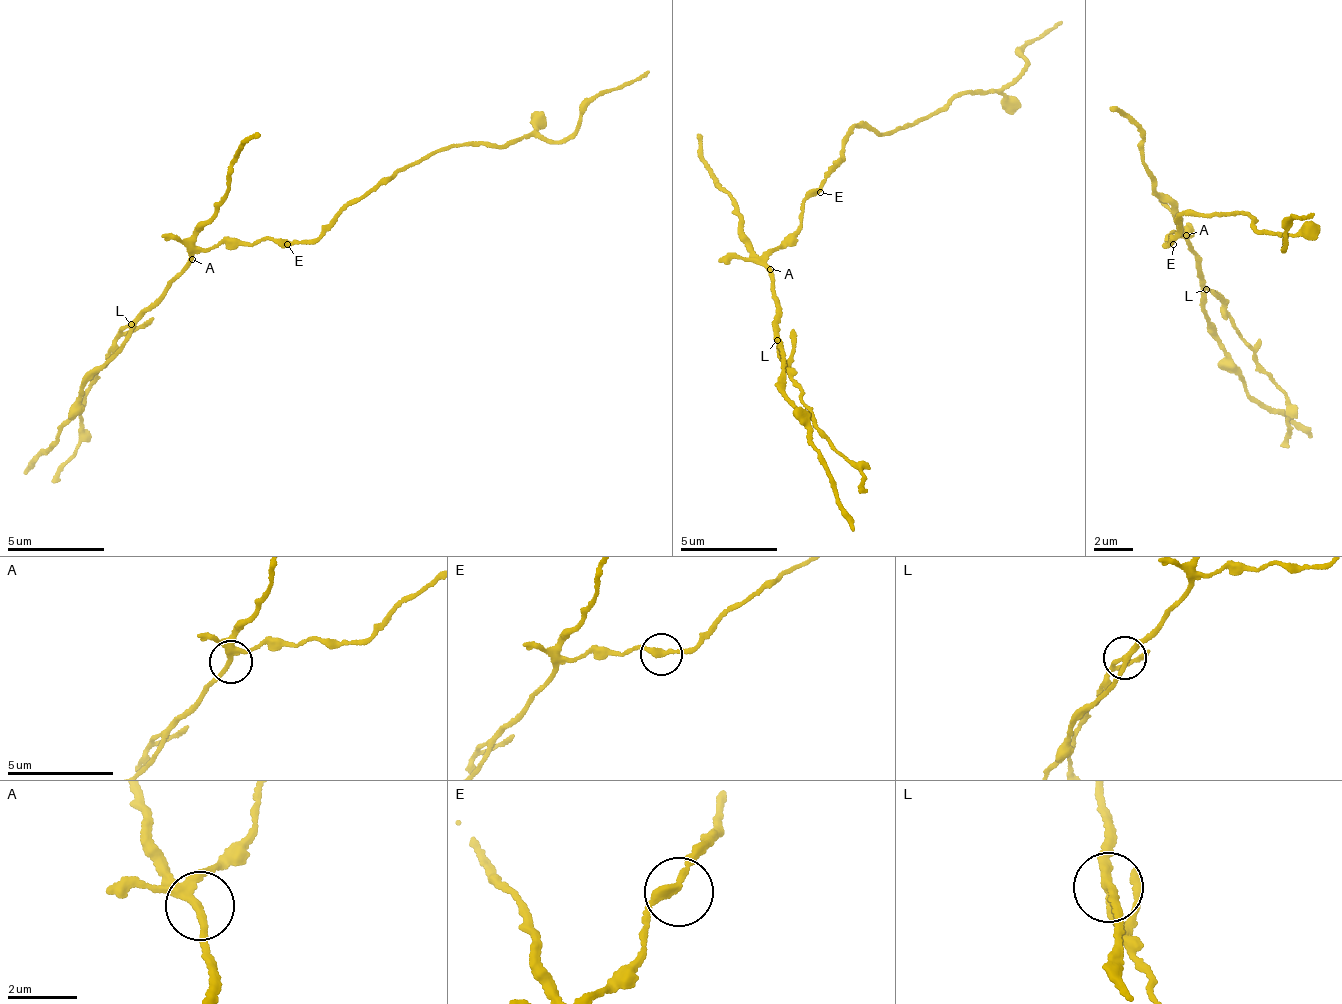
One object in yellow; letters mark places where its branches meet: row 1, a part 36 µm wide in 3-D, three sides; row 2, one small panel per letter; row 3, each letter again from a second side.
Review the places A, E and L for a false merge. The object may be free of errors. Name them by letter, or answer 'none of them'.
L

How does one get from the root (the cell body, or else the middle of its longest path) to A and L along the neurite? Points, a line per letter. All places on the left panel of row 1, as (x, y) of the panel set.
A: (290, 241), (260, 238), (253, 242), (227, 241), (208, 247), (192, 259)
L: (290, 241), (260, 238), (208, 247), (169, 285), (159, 306), (133, 323)

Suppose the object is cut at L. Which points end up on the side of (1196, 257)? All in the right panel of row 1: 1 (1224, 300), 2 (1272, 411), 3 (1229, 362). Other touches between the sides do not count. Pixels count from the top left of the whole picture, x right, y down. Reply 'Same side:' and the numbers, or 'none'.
Same side: 2, 3

